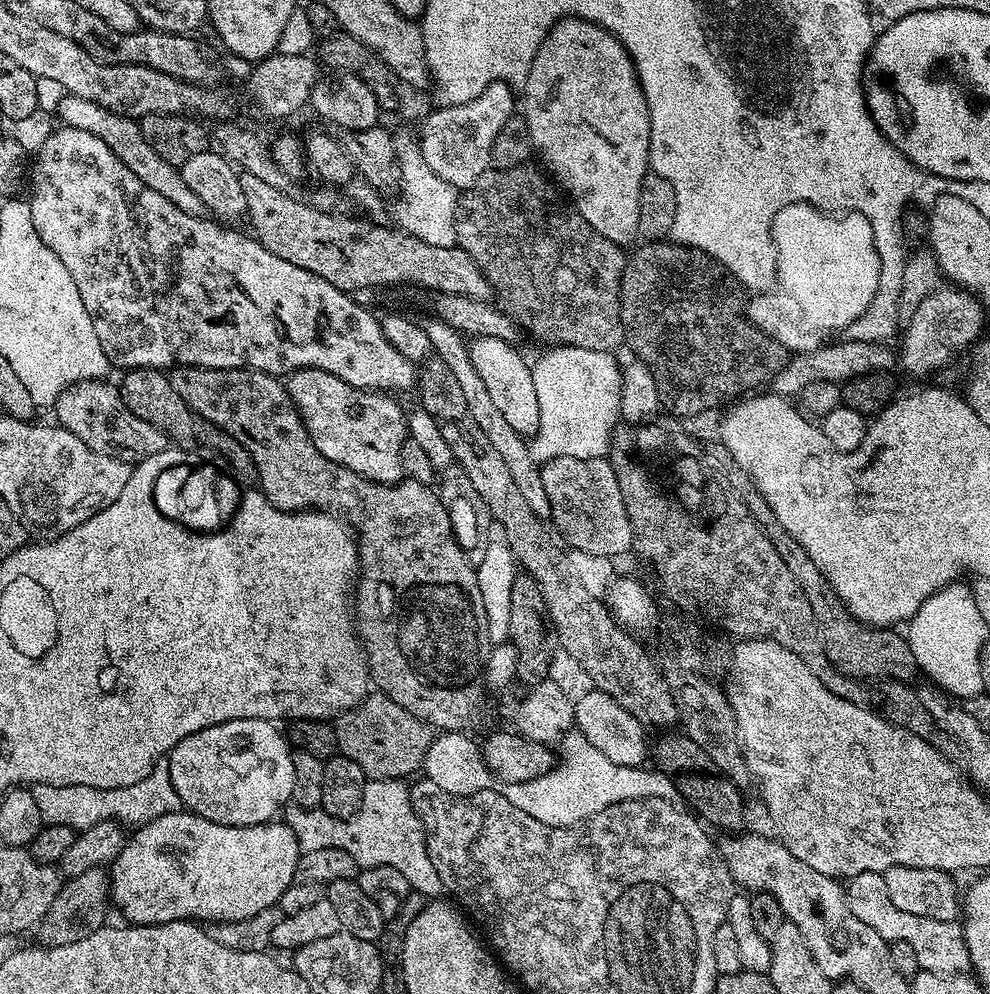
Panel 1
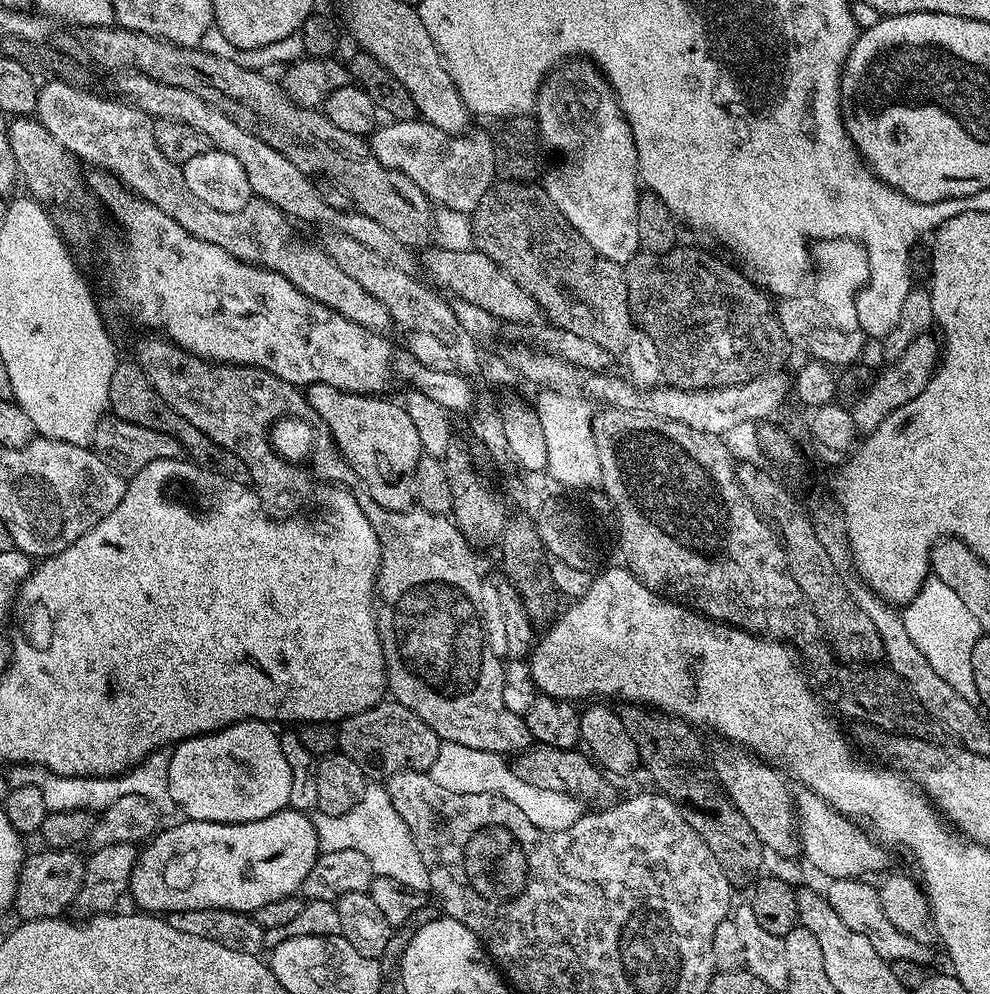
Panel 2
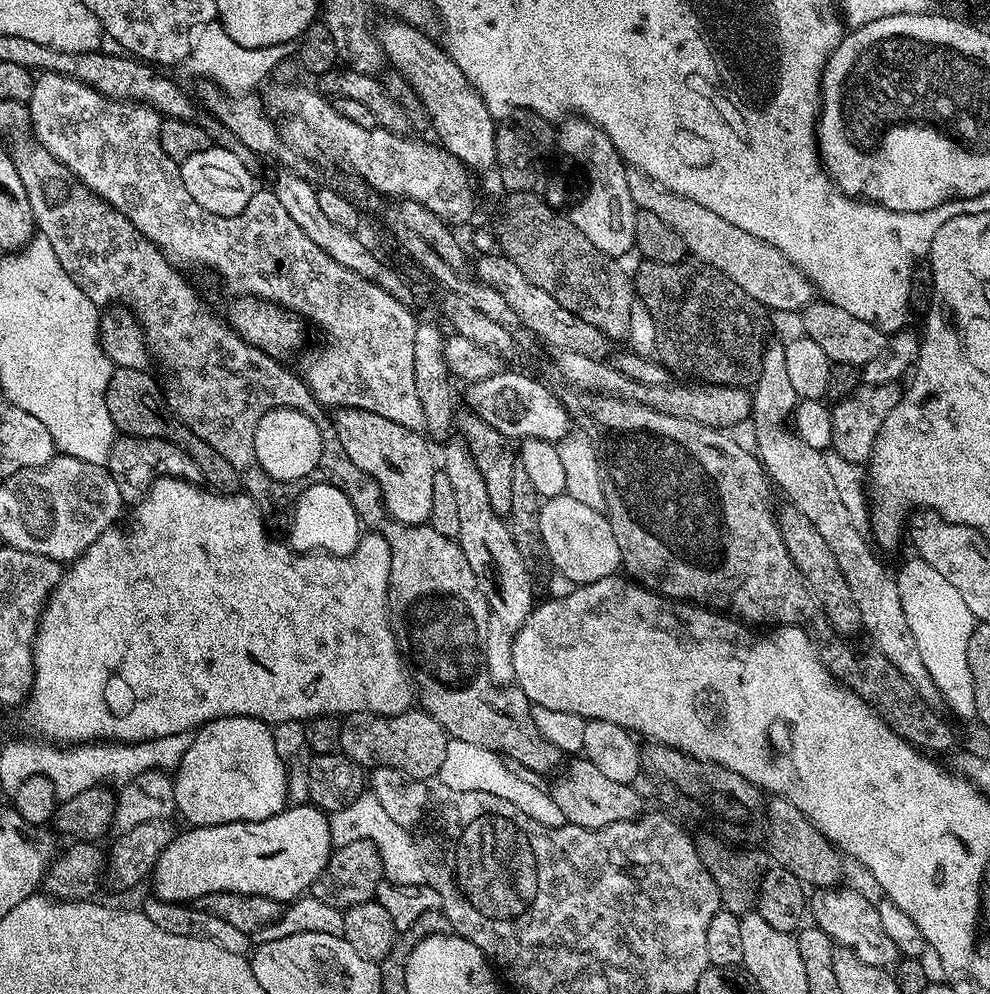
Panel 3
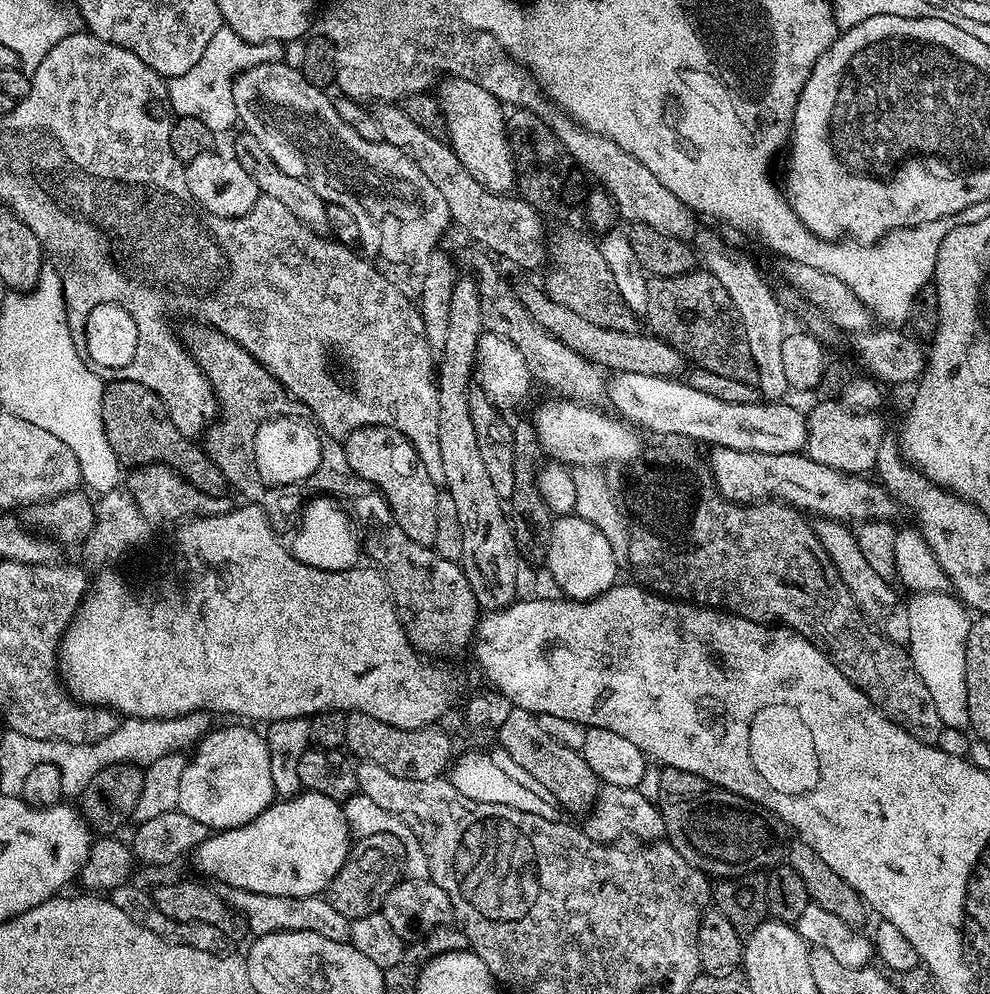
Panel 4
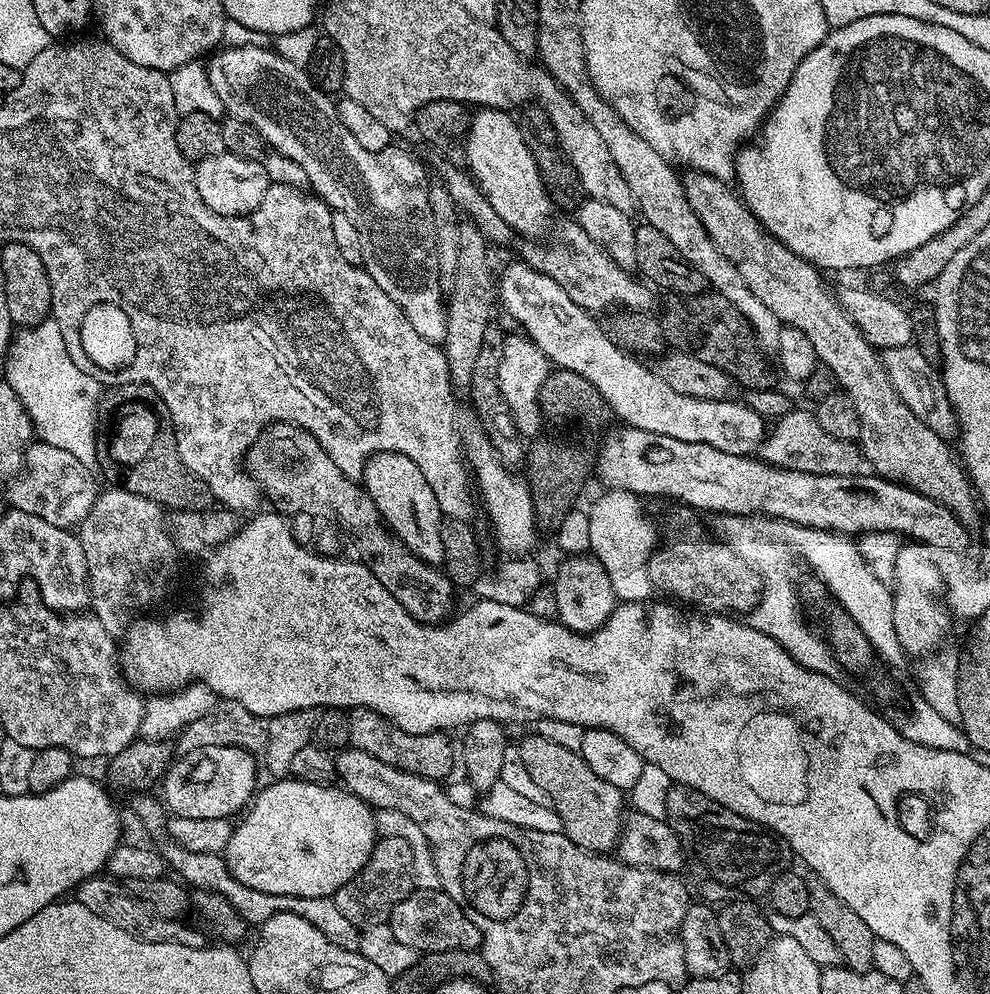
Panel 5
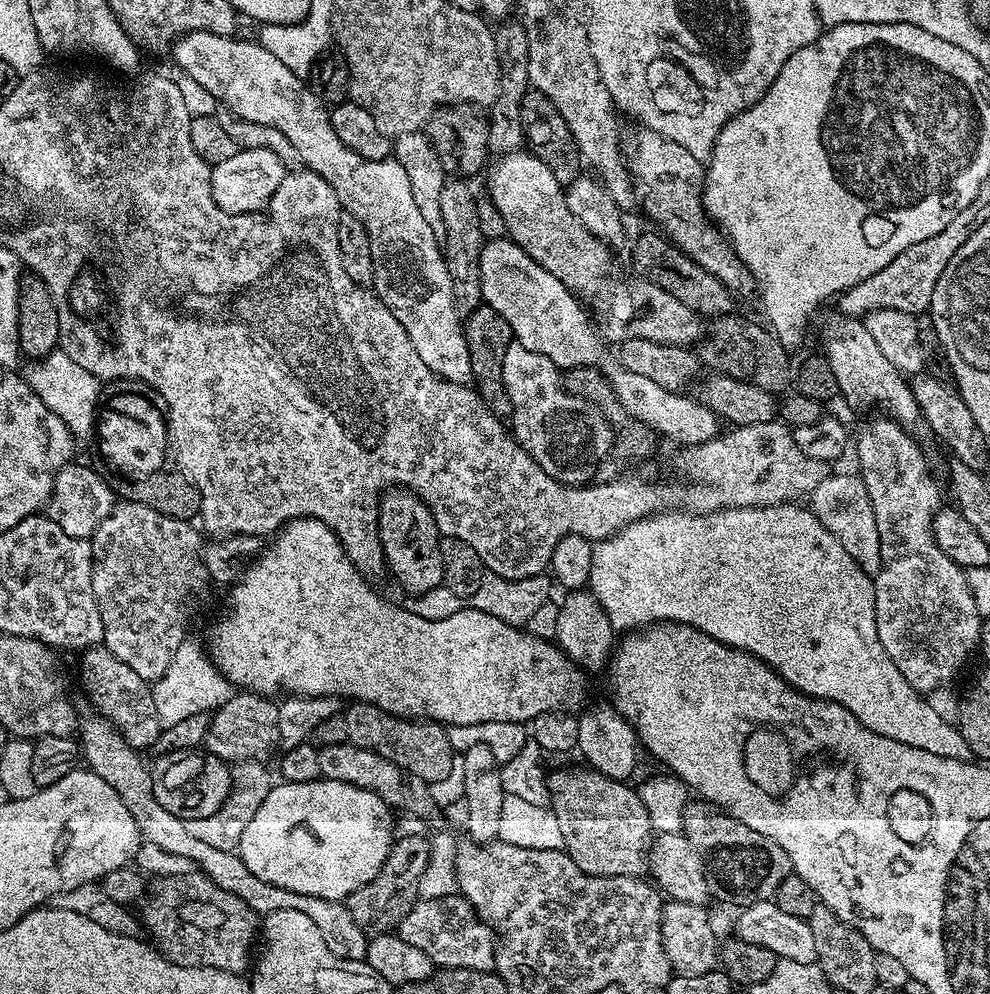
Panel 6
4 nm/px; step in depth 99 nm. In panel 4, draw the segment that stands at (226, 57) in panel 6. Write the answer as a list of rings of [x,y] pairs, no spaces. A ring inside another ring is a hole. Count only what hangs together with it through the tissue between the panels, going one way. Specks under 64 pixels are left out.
[[[283,63],[247,68],[232,81],[232,93],[237,121],[266,146],[278,170],[306,182],[325,204],[348,210],[358,222],[363,255],[402,294],[420,297],[430,254],[437,251],[436,243],[452,218],[446,198],[438,194],[430,178],[402,150],[358,138],[338,118],[333,97],[306,82],[299,70],[286,70]]]

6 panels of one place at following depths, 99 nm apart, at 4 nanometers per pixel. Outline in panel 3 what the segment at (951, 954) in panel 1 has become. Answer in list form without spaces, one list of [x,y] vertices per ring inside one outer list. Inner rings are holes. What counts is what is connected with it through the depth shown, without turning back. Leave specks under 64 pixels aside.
[[[837,886],[835,888],[817,888],[810,896],[810,916],[818,927],[832,939],[833,945],[848,948],[852,953],[875,968],[887,969],[895,965],[898,953],[894,942],[882,930],[882,918],[876,904],[868,901],[860,892],[852,888]],[[889,964],[889,965],[888,965]]]

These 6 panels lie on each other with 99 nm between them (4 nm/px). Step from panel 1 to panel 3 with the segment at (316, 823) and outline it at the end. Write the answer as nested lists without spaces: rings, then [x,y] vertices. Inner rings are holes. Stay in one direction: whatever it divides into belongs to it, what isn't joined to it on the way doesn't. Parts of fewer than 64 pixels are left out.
[[[363,794],[354,799],[354,802],[346,806],[345,809],[331,813],[328,816],[328,825],[330,826],[330,838],[336,848],[359,840],[374,842],[374,846],[378,846],[378,854],[382,858],[384,880],[387,883],[398,886],[414,886],[425,883],[424,863],[414,838],[405,828],[398,826],[398,822],[394,822],[394,818],[390,818],[390,814],[386,814],[382,802],[378,802],[376,796]]]

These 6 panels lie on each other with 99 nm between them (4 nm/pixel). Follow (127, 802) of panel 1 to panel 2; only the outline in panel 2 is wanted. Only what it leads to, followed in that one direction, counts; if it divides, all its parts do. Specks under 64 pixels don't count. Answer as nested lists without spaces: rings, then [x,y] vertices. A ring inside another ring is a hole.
[[[161,750],[151,752],[145,760],[128,769],[126,774],[114,776],[64,776],[50,771],[48,768],[34,764],[15,764],[7,769],[6,779],[11,789],[20,785],[34,785],[42,792],[49,812],[58,810],[86,810],[99,814],[106,810],[118,798],[126,798],[126,794],[138,794],[152,801],[157,806],[167,805],[168,775],[170,774],[170,755]]]

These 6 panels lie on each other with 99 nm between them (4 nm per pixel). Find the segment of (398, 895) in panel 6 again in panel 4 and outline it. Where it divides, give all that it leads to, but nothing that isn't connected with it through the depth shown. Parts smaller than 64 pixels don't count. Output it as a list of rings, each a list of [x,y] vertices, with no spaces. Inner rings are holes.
[[[370,834],[359,837],[348,849],[348,857],[342,866],[342,870],[338,870],[338,874],[334,874],[334,878],[329,882],[326,898],[330,902],[330,906],[334,906],[334,910],[338,910],[338,914],[342,914],[347,920],[366,918],[383,909],[386,894],[390,894],[390,890],[394,890],[394,886],[399,884],[402,879],[403,866],[402,842],[398,842],[398,838],[394,838],[394,834]]]

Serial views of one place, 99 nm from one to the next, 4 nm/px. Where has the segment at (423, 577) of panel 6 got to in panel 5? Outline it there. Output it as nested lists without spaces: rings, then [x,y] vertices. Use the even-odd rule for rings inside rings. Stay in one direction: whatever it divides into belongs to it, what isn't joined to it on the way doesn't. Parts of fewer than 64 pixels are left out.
[[[376,452],[366,462],[362,487],[373,500],[374,506],[387,525],[388,531],[404,543],[422,562],[437,566],[444,563],[440,526],[442,513],[430,482],[422,478],[422,470],[406,454]]]

